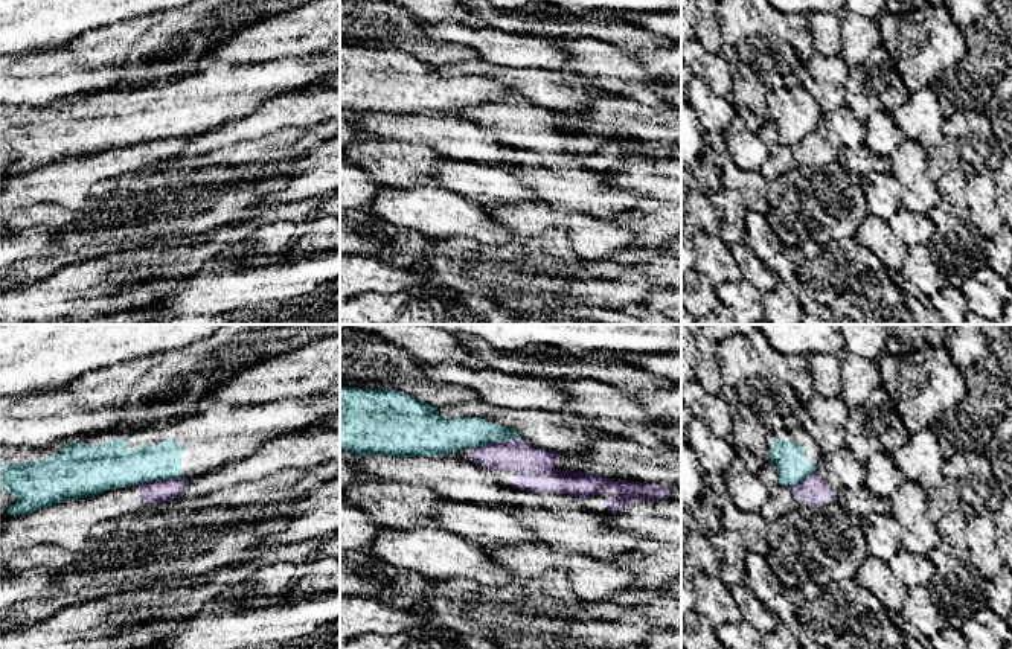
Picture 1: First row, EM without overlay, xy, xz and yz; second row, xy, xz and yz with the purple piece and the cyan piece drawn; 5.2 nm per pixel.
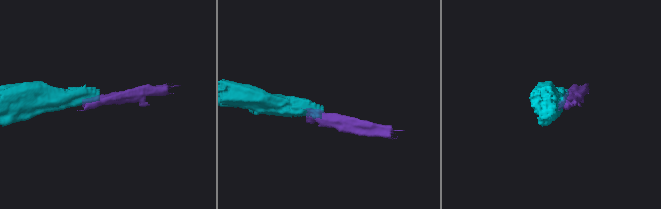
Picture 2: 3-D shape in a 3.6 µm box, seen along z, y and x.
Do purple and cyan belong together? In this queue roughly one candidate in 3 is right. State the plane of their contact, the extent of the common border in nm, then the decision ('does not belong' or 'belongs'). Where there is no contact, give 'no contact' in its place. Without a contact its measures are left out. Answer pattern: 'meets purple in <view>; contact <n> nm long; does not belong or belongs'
meets purple in xy; contact 260 nm long; does not belong

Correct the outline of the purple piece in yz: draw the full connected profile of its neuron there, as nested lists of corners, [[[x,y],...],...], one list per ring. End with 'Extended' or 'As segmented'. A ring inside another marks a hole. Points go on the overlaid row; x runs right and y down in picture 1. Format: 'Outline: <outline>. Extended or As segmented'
Outline: [[[815,472],[794,484],[791,492],[797,506],[806,503],[808,506],[817,507],[823,506],[826,500],[837,500],[837,491]]]. As segmented

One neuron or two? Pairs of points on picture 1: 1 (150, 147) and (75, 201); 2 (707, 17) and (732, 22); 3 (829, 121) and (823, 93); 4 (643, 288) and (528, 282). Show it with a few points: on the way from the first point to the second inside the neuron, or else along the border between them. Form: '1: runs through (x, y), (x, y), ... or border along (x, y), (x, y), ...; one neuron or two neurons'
1: runs through (128, 154), (122, 160), (101, 165), (86, 180); one neuron
2: border along (717, 15), (720, 34), (724, 40); two neurons
3: border along (845, 104), (825, 115); two neurons
4: runs through (614, 291), (569, 291), (557, 287); one neuron

